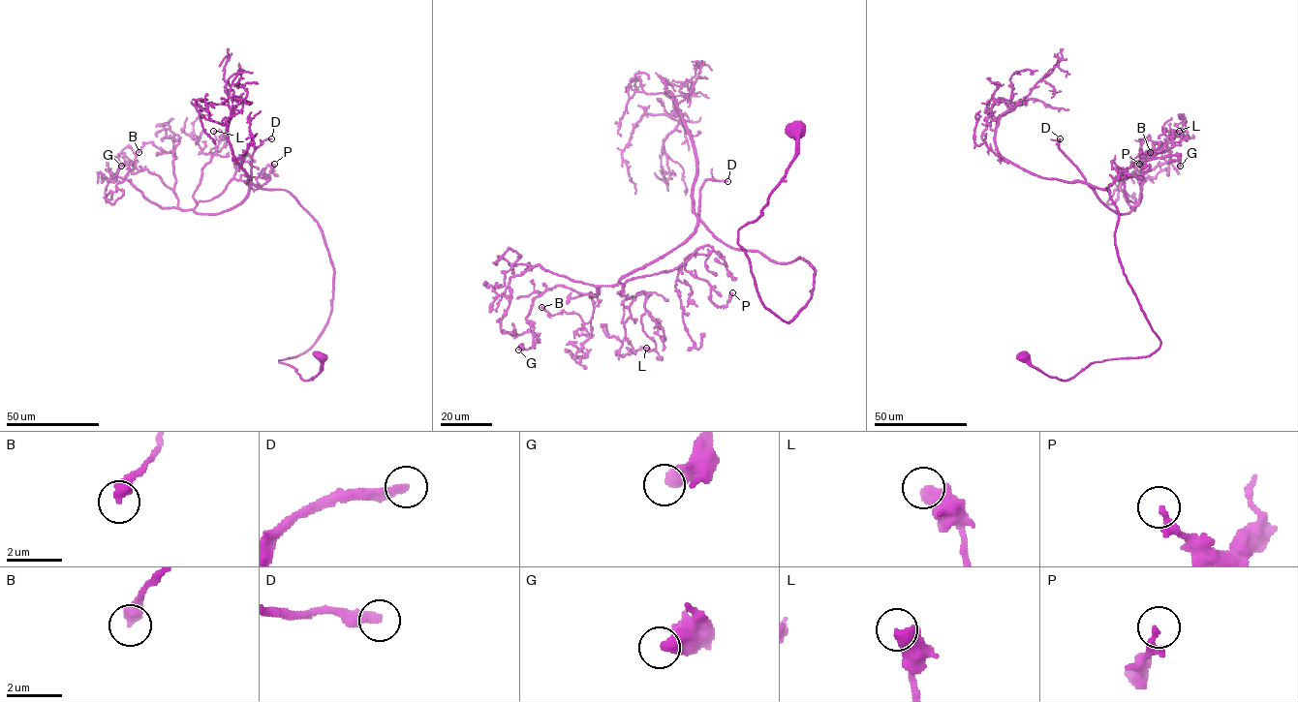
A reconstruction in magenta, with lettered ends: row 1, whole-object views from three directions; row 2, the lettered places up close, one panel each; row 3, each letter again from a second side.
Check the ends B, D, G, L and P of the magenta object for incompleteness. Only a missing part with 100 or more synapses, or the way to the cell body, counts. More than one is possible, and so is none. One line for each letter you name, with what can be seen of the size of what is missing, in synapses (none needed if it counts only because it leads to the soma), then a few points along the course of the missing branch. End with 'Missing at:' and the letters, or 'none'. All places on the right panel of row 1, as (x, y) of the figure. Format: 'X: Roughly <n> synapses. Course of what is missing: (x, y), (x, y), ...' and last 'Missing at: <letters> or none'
D: Roughly 160 synapses. Course of what is missing: (1060, 138), (1042, 136), (1020, 116), (1009, 118), (998, 115), (985, 119), (976, 131), (974, 146), (983, 153)
Missing at: D

